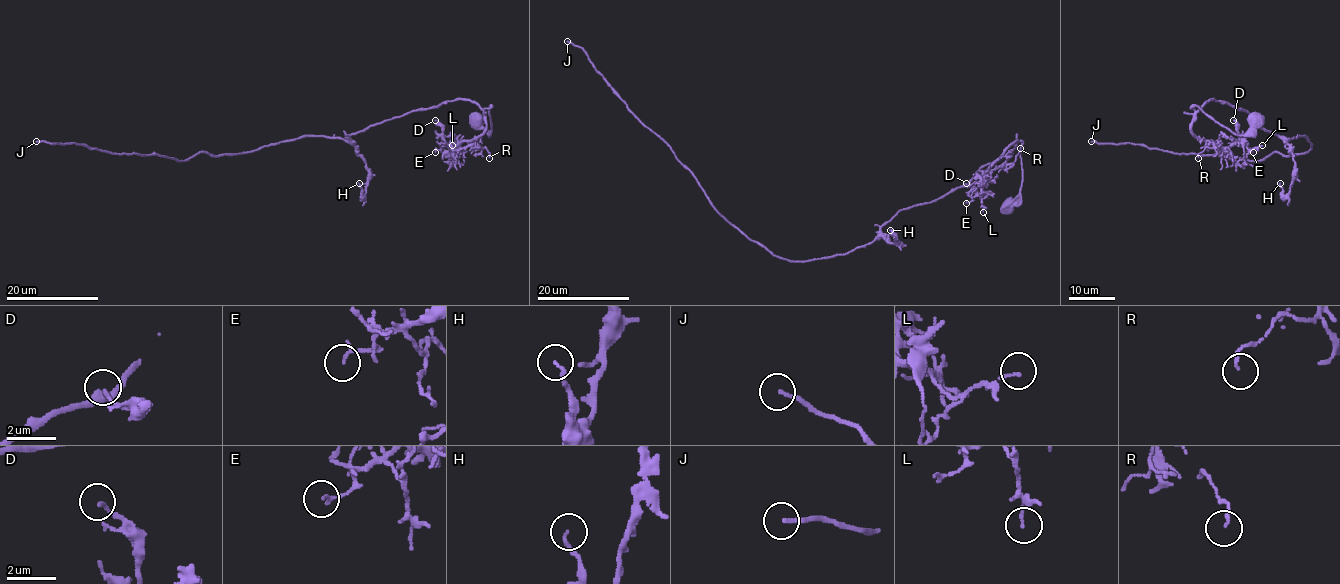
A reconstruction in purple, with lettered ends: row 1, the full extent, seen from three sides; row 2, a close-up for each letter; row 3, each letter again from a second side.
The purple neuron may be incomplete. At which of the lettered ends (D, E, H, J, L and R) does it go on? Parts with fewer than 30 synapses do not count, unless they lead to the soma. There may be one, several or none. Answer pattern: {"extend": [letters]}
{"extend": ["J"]}

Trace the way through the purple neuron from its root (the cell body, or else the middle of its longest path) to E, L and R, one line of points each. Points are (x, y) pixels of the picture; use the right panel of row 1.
E: (1255, 123), (1243, 134), (1234, 134), (1196, 106), (1191, 108), (1191, 131), (1197, 137), (1253, 152)
L: (1255, 123), (1243, 134), (1234, 134), (1196, 106), (1191, 108), (1191, 131), (1197, 137), (1224, 147), (1262, 145)
R: (1255, 123), (1243, 134), (1234, 134), (1194, 106), (1191, 131), (1220, 147), (1214, 144), (1206, 147), (1198, 158)

